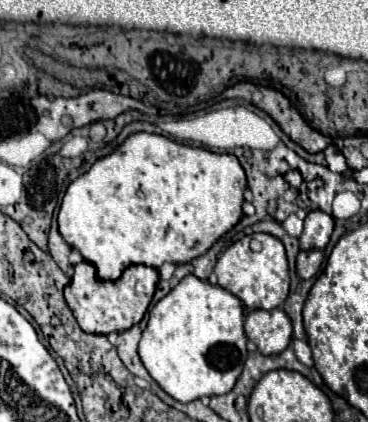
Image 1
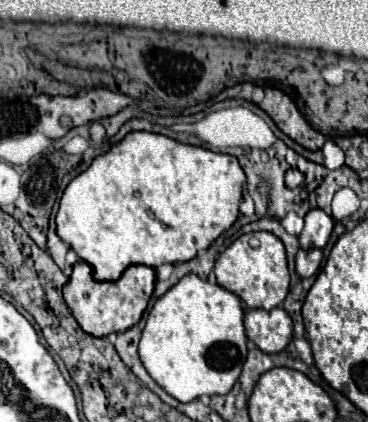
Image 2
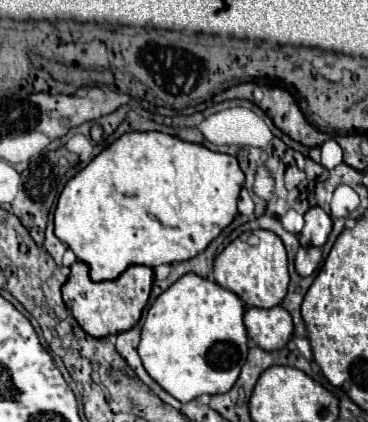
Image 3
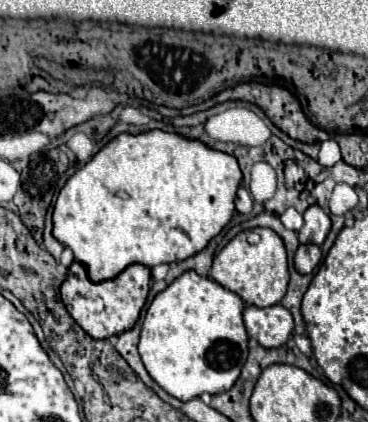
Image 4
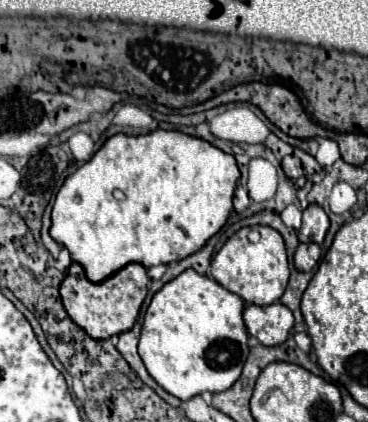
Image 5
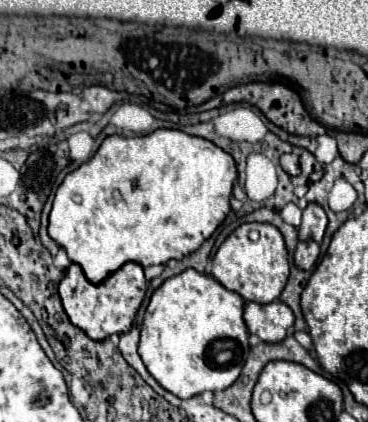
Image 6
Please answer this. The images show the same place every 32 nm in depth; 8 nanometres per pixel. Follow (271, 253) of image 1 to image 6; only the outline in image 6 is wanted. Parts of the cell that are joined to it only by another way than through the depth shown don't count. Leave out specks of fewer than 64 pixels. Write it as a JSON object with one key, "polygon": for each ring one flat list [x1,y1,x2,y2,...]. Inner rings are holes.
{"polygon":[[242,224,218,248,212,258,212,276,228,290,240,294,246,302,270,304,276,302,288,282,288,252,282,234,272,224],[257,231,260,240,252,241,249,234]]}

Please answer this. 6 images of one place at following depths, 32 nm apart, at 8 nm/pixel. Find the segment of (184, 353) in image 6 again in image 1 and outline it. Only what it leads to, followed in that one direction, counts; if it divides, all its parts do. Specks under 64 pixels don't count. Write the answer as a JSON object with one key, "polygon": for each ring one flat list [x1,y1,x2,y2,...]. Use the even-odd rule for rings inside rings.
{"polygon":[[186,276,150,310,138,355,160,388,178,402,228,394,246,360,244,306,228,290]]}

